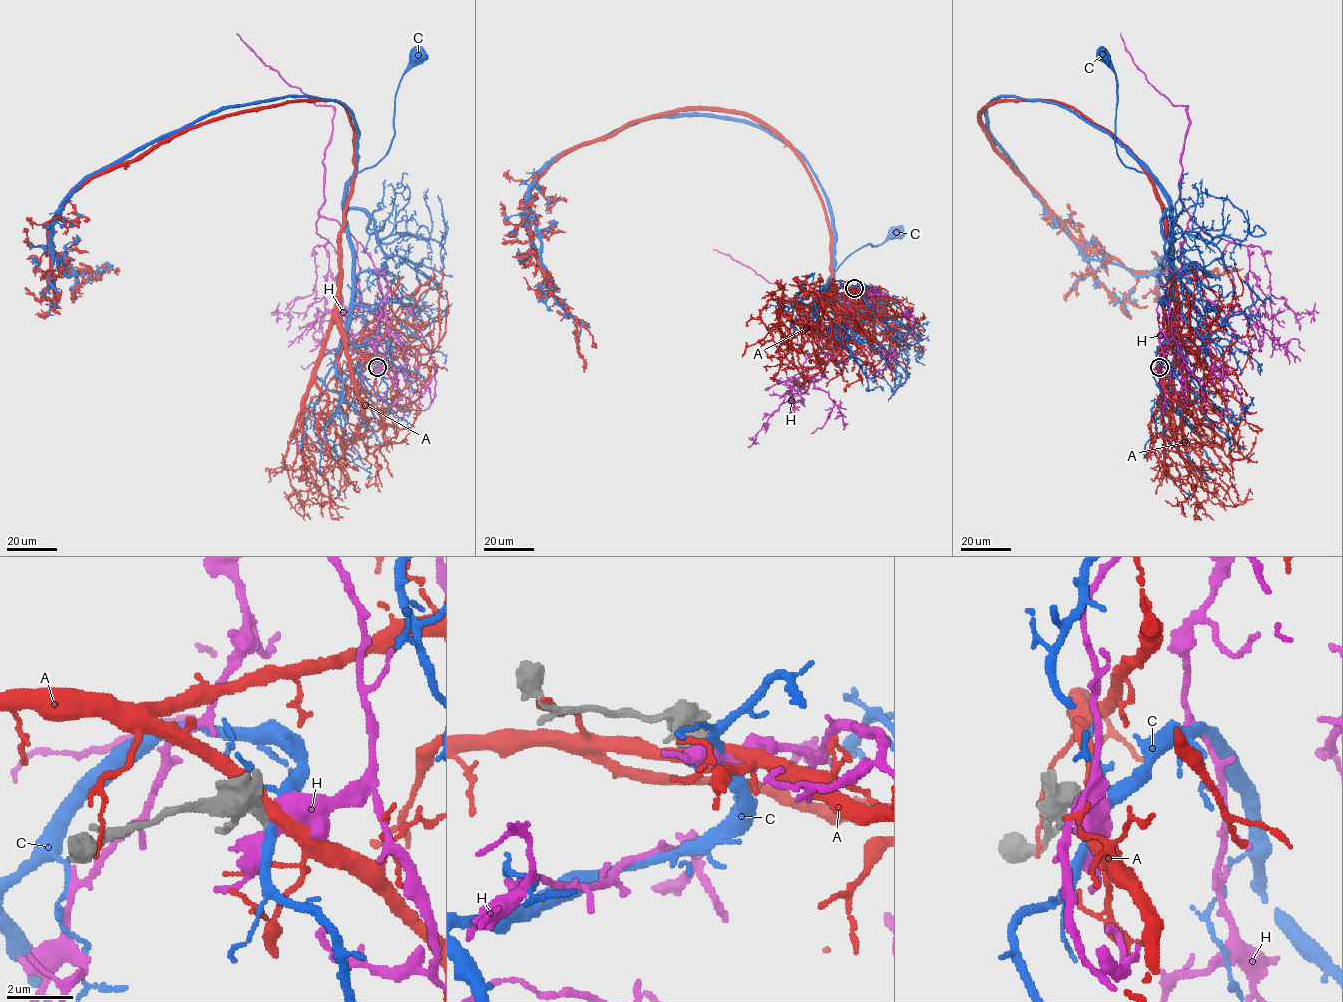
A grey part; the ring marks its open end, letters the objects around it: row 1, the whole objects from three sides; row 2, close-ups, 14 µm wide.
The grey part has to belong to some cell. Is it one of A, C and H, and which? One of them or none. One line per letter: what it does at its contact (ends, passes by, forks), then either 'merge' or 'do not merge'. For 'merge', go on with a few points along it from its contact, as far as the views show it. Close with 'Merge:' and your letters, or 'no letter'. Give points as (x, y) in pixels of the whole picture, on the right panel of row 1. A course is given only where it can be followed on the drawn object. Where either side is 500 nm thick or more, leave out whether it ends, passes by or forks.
A: do not merge
C: it passes by; do not merge
H: it passes by; do not merge
Merge: no letter

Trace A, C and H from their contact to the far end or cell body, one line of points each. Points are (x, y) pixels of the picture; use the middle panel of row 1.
A: (853, 288), (814, 304), (832, 233), (778, 136), (712, 109), (634, 120), (529, 190), (583, 372)
C: (854, 288), (841, 299), (821, 299), (814, 314), (829, 301), (822, 300), (822, 288), (838, 267), (894, 231)
H: (854, 288), (864, 295), (849, 313), (837, 308), (801, 320), (801, 309), (811, 316), (775, 283), (714, 249)

